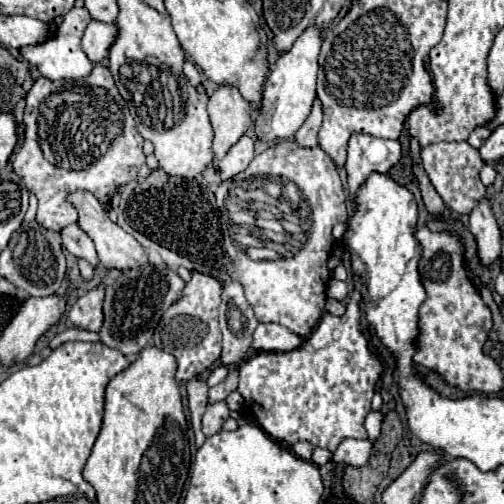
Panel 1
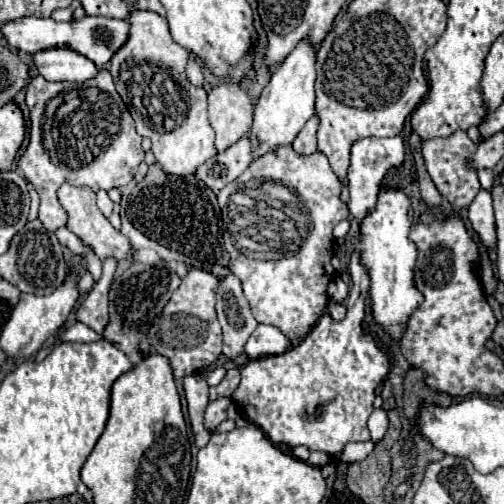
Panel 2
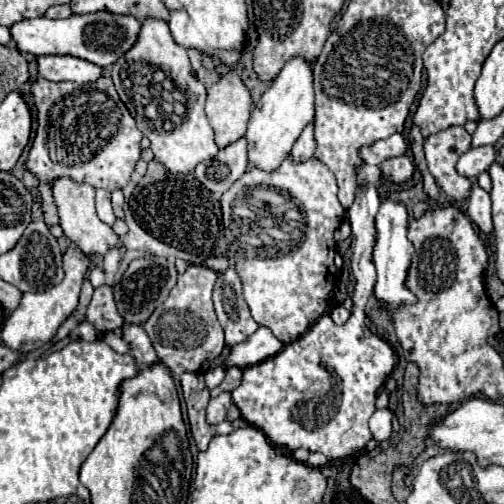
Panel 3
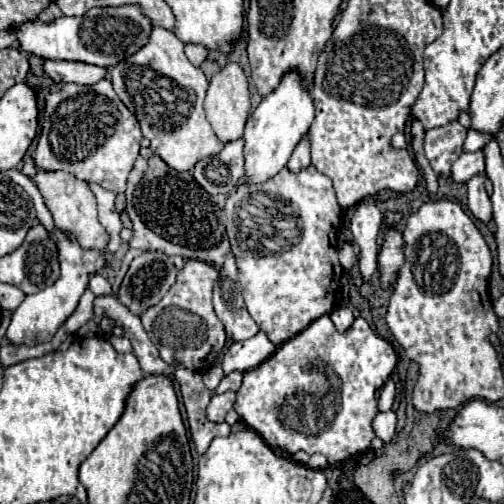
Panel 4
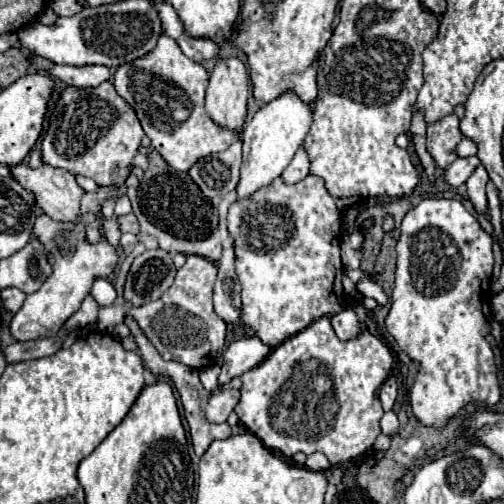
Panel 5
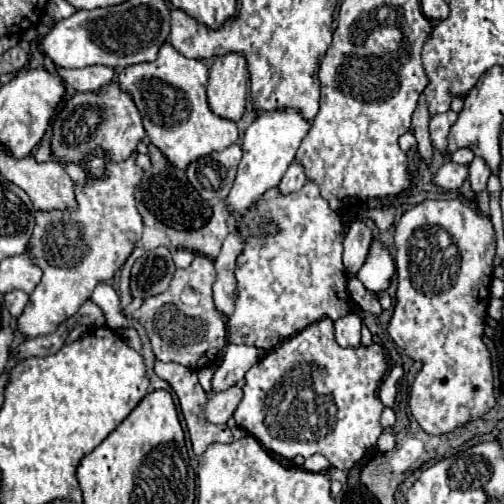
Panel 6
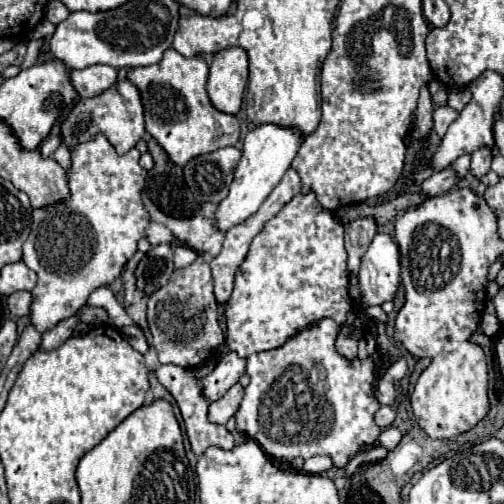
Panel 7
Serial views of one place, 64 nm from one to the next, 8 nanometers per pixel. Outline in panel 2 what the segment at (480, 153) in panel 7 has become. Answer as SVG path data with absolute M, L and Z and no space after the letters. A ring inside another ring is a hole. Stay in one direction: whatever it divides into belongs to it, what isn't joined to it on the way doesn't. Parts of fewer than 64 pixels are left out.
M480 190L472 204L468 206L468 218L472 228L478 232L482 244L490 250L496 246L496 226L494 226L494 212L492 212L492 198L488 190Z

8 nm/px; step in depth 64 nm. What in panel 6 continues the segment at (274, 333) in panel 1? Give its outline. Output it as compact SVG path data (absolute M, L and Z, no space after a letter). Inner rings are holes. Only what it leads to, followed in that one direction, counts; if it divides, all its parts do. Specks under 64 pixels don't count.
M228 344L226 352L224 352L224 360L222 364L216 368L214 376L212 376L212 392L224 392L230 386L234 386L240 378L244 378L244 374L248 372L248 368L264 354L264 350L258 350L254 346L236 346L236 344Z

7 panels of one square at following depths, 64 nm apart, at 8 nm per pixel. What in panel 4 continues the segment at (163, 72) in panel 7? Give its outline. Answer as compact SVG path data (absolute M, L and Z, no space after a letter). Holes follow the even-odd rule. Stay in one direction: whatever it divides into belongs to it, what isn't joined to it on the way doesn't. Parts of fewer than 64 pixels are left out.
M154 26L148 46L114 66L112 84L118 98L136 114L142 134L150 140L152 152L170 168L188 172L198 160L216 156L226 146L204 116L202 102L208 78L202 68L186 58L184 44L172 32Z

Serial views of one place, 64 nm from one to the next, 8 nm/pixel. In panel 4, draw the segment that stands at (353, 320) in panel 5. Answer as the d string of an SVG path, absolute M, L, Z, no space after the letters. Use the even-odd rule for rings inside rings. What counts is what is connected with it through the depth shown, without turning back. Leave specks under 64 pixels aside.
M336 308L332 314L330 314L334 326L338 332L346 332L350 326L352 326L352 320L354 320L354 314L350 308Z

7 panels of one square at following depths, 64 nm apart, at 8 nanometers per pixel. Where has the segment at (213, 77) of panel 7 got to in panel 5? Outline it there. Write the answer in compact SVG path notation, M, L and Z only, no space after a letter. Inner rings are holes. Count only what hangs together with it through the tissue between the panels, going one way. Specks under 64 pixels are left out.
M240 58L218 60L206 90L208 116L236 134L246 118L248 100L248 70Z

